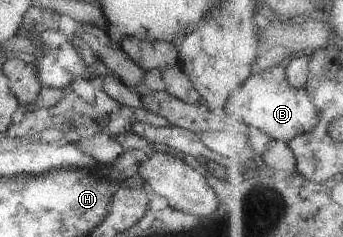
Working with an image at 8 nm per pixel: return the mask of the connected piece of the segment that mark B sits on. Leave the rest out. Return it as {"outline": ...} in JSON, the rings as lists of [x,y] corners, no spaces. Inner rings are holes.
{"outline":[[[277,66],[259,75],[253,75],[245,83],[241,97],[239,97],[239,91],[233,90],[233,93],[227,96],[221,114],[229,121],[230,127],[236,131],[256,127],[265,131],[267,135],[273,135],[275,139],[290,142],[298,135],[315,129],[319,123],[320,111],[306,88],[297,89],[289,85],[285,66]]]}

